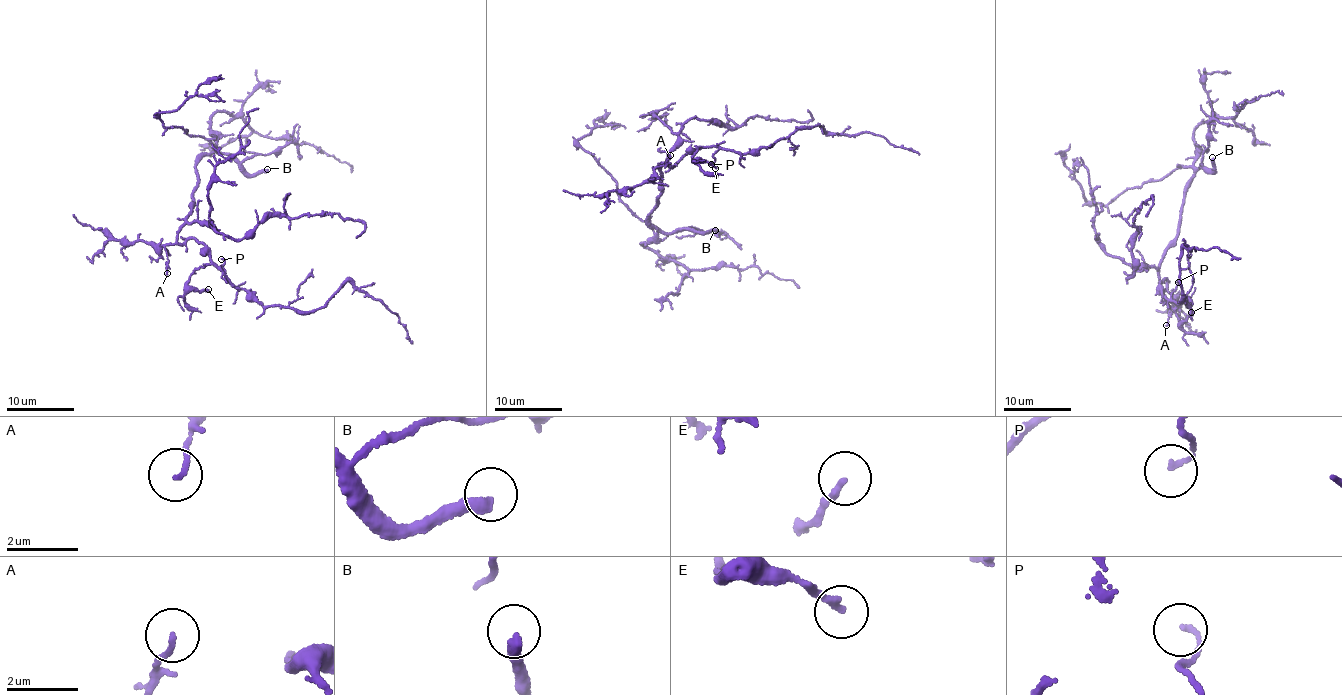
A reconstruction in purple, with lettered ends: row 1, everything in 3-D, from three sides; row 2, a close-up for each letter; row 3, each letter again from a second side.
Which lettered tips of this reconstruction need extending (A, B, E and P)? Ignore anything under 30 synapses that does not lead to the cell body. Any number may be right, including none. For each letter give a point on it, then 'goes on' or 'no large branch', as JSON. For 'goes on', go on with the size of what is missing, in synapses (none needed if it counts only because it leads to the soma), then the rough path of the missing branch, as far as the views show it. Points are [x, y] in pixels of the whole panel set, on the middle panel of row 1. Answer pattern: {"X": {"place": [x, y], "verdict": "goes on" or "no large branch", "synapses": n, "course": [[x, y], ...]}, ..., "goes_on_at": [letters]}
{"A": {"place": [670, 155], "verdict": "no large branch"}, "B": {"place": [715, 230], "verdict": "goes on", "synapses": 70}, "E": {"place": [715, 168], "verdict": "no large branch"}, "P": {"place": [711, 164], "verdict": "no large branch"}, "goes_on_at": ["B"]}

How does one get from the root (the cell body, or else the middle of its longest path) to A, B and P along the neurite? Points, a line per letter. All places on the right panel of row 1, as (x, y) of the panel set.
A: (1158, 273), (1159, 288), (1169, 308), (1166, 325)
B: (1158, 273), (1160, 259), (1177, 233), (1187, 183), (1202, 163), (1212, 170), (1216, 167), (1212, 157)
P: (1158, 273), (1159, 286), (1164, 290), (1166, 280), (1160, 282), (1160, 287), (1168, 299), (1178, 282)

